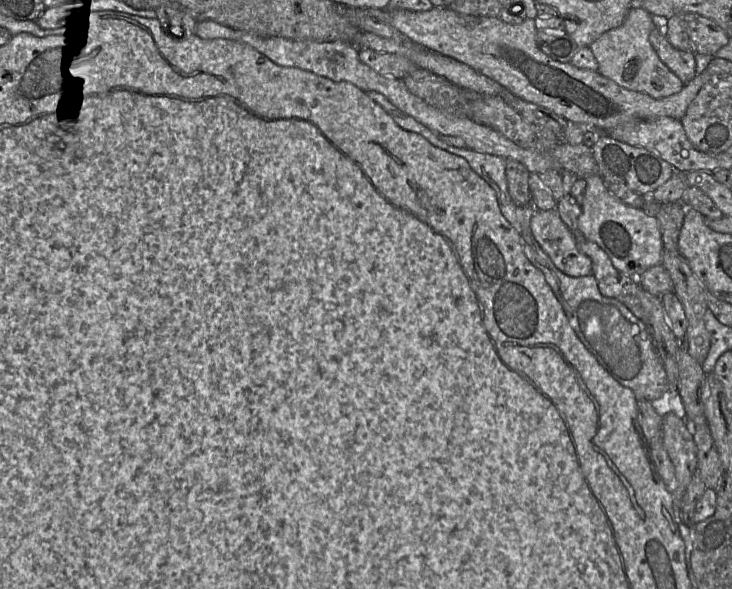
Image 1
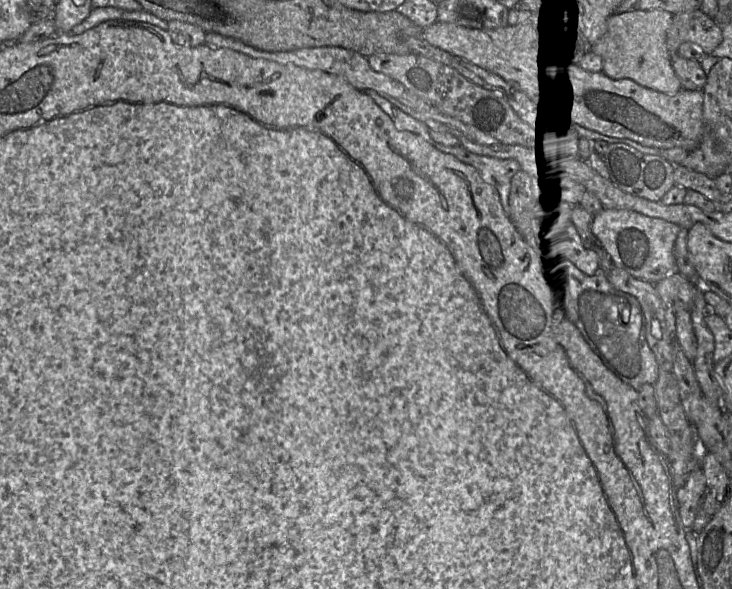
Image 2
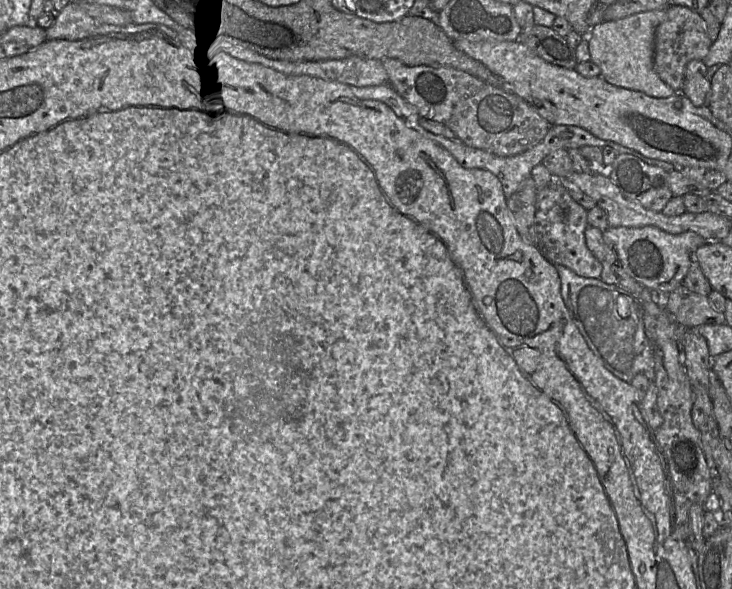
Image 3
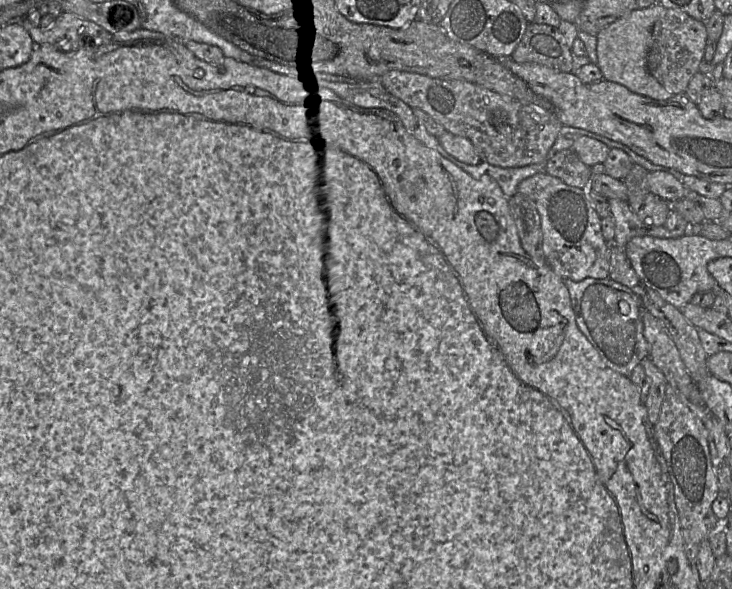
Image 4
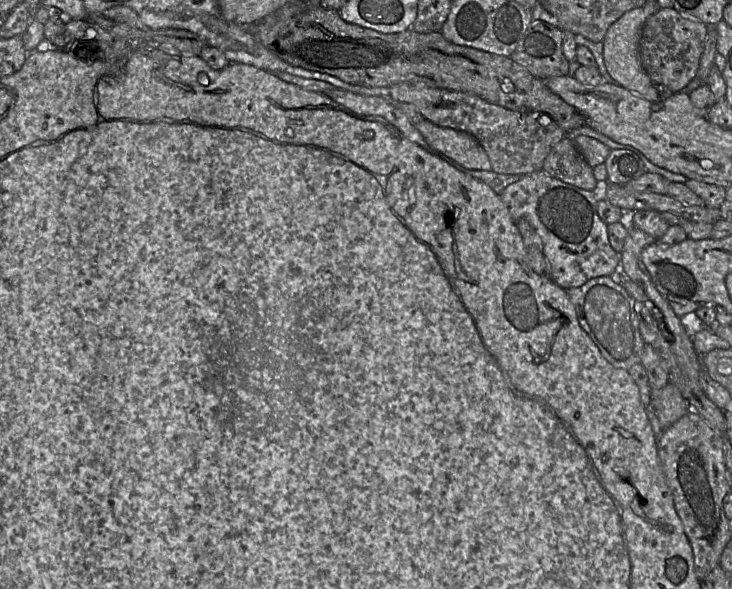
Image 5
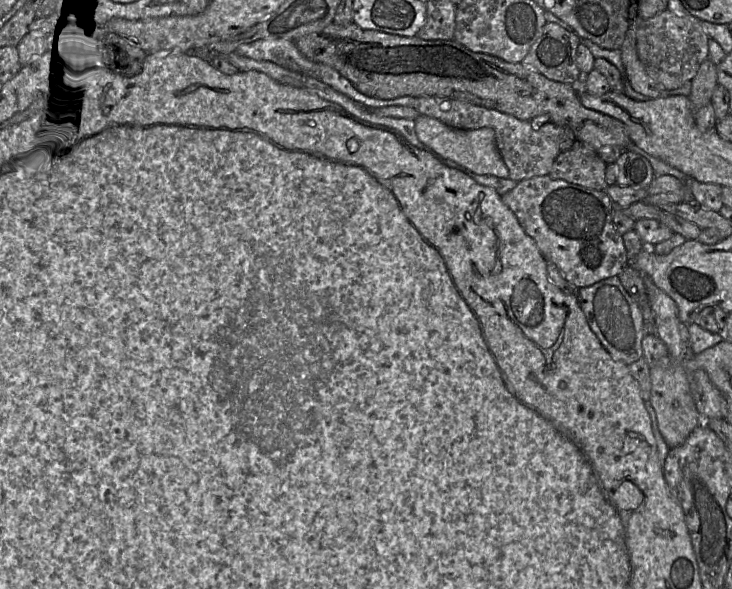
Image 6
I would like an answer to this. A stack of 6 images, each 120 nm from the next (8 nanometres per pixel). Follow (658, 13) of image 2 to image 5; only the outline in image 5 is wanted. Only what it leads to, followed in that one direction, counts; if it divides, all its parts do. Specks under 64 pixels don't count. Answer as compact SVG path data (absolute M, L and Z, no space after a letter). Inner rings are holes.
M647 3L638 8L625 12L608 28L603 39L604 63L609 75L618 85L630 92L641 95L649 101L661 101L670 96L670 91L664 85L654 82L645 71L639 53L639 42L642 28L646 20L661 9L657 3Z

